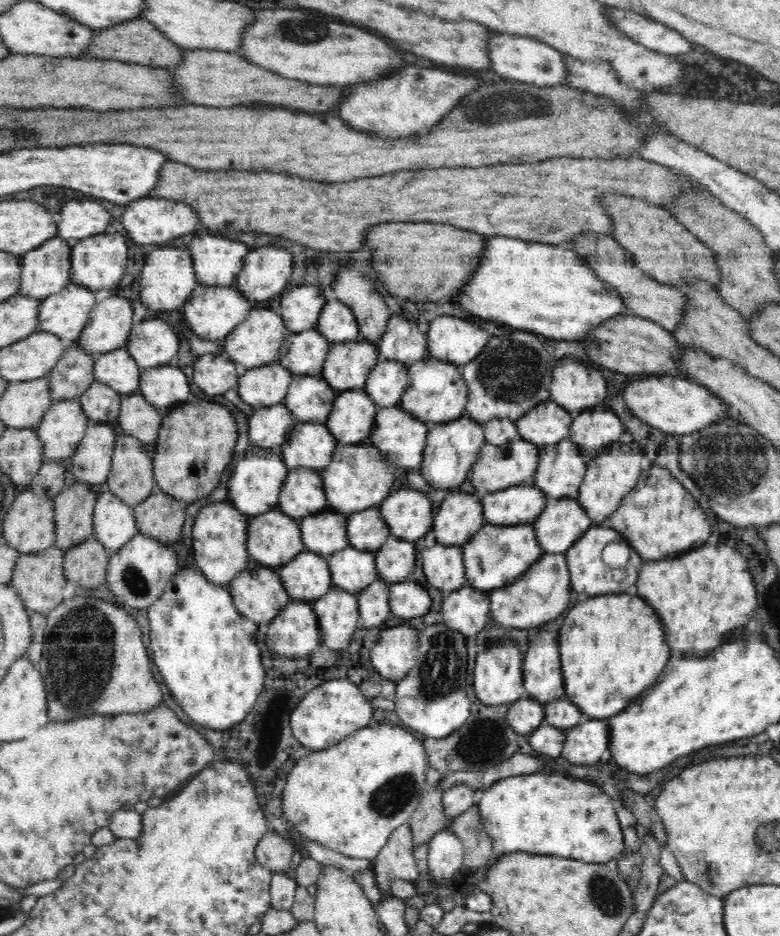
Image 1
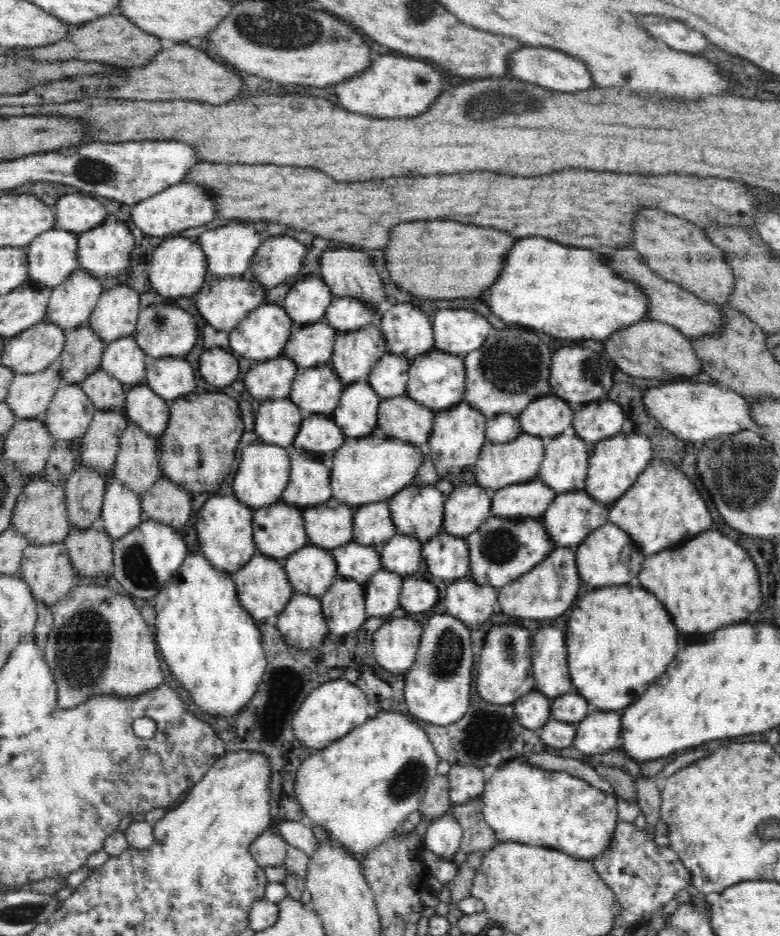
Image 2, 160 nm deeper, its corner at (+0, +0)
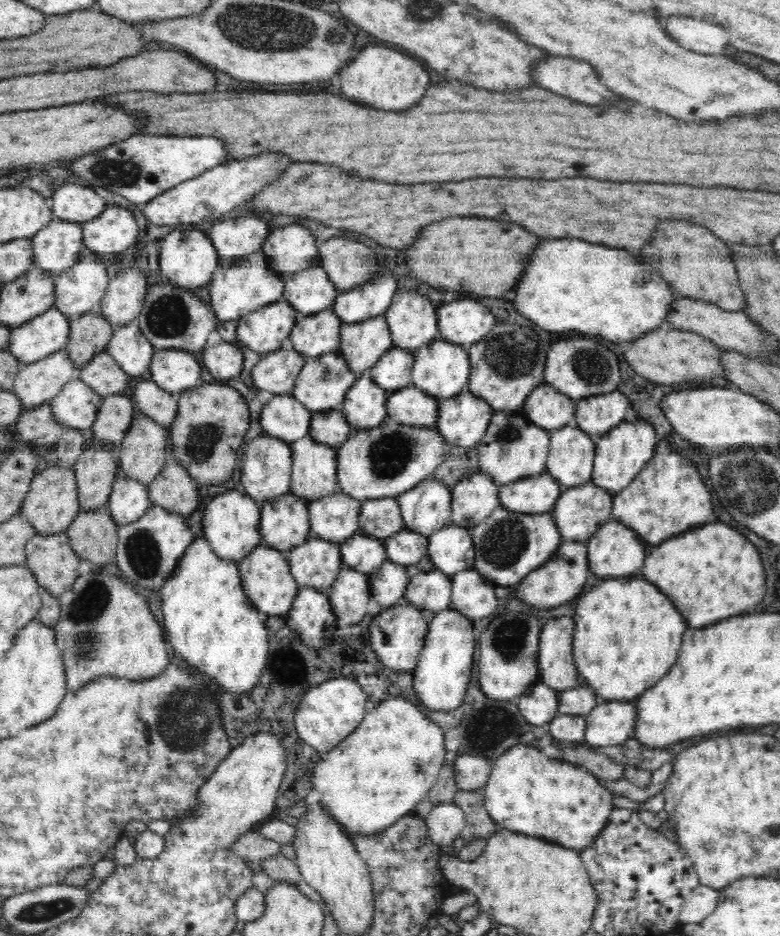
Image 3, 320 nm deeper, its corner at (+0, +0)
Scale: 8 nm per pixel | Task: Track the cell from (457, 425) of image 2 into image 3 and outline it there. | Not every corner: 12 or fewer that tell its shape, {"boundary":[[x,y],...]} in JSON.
{"boundary":[[467,386],[439,399],[436,427],[451,448],[477,446],[494,412]]}

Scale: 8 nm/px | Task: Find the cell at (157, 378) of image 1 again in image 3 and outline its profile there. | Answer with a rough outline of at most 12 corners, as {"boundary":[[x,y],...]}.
{"boundary":[[156,349],[152,381],[176,396],[202,384],[194,353]]}

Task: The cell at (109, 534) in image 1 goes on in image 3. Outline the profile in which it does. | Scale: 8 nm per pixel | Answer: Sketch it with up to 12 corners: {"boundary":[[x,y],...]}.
{"boundary":[[130,477],[113,482],[106,509],[116,526],[151,507],[148,486]]}

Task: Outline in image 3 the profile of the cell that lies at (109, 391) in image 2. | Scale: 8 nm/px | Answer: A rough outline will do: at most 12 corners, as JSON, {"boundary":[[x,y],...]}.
{"boundary":[[100,352],[79,378],[105,398],[127,392],[131,378],[110,353]]}

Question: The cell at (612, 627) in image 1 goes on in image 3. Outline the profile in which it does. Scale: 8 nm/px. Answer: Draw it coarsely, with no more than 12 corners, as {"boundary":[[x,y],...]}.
{"boundary":[[644,578],[578,600],[573,650],[600,701],[676,664],[686,622]]}

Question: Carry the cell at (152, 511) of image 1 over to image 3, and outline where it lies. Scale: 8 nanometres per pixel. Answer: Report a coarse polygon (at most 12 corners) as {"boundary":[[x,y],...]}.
{"boundary":[[178,459],[148,484],[151,505],[188,518],[197,484]]}

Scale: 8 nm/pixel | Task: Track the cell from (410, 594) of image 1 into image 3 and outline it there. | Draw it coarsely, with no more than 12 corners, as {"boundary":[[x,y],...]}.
{"boundary":[[440,570],[411,573],[403,601],[444,611],[451,577]]}

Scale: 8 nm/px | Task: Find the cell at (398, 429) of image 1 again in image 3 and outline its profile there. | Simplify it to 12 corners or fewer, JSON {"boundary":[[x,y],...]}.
{"boundary":[[413,384],[390,393],[388,421],[436,427],[439,399]]}

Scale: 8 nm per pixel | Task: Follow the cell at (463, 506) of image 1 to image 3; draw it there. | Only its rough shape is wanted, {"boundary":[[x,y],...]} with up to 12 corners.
{"boundary":[[482,470],[451,491],[452,522],[469,530],[500,505],[499,485]]}

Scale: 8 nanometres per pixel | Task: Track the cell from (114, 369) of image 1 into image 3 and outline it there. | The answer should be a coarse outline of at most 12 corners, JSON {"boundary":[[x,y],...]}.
{"boundary":[[138,320],[113,327],[106,352],[131,380],[155,350]]}

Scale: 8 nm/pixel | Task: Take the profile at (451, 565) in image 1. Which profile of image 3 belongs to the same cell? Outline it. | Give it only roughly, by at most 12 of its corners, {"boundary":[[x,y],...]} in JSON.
{"boundary":[[471,531],[428,536],[428,557],[449,576],[474,569]]}

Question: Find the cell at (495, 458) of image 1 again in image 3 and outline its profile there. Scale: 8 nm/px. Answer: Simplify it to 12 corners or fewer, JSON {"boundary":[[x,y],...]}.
{"boundary":[[493,412],[480,470],[503,485],[546,472],[550,433]]}

